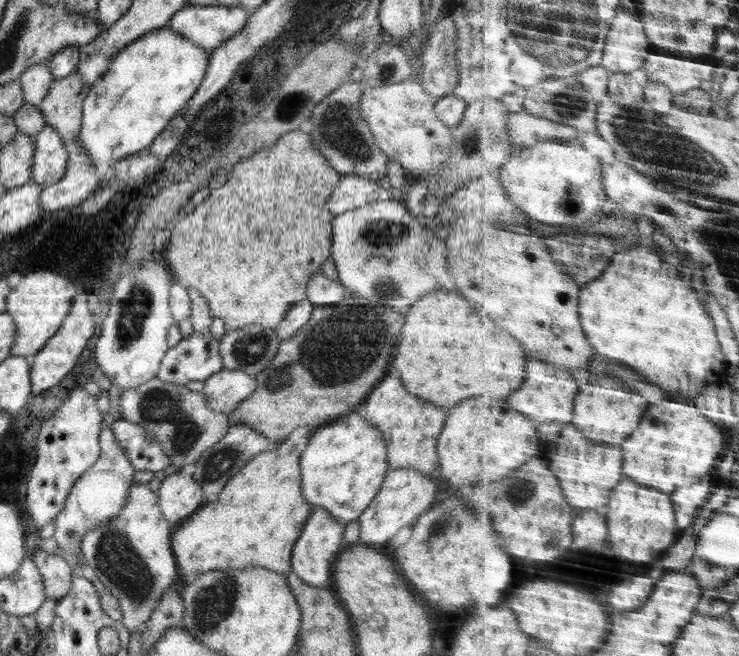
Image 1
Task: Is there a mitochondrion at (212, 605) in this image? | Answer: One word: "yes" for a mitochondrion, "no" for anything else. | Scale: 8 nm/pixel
yes

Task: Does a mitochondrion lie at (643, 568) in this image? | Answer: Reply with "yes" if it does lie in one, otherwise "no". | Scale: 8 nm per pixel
no

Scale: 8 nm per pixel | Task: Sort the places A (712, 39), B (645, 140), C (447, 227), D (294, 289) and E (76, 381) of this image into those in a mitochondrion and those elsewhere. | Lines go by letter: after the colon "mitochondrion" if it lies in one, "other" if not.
A: other
B: mitochondrion
C: other
D: other
E: other

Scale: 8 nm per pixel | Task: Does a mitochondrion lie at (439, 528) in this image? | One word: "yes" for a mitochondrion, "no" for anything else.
yes

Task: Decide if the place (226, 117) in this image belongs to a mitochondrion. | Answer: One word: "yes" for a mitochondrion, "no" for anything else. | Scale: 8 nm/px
no

